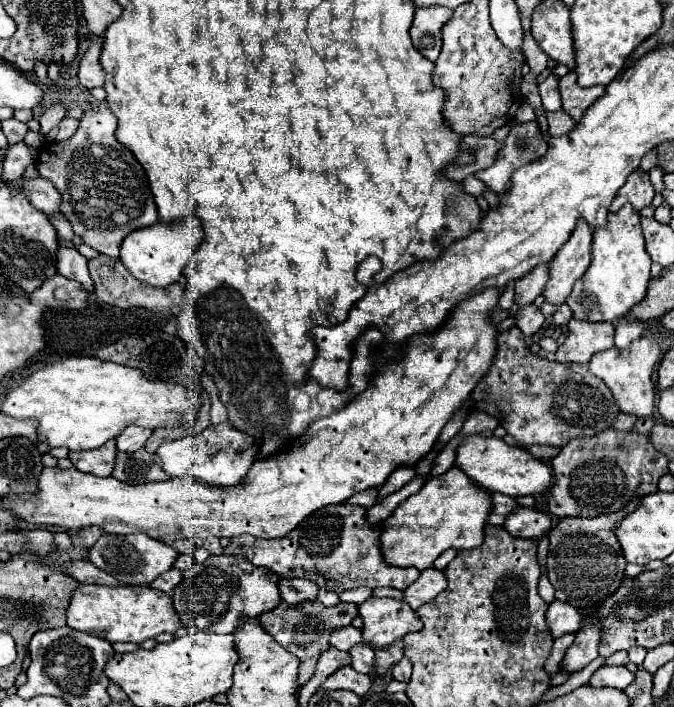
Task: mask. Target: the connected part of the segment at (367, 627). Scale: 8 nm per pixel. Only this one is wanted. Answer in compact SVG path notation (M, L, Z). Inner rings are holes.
M368 598L360 604L360 618L364 620L362 636L372 648L386 648L404 634L422 630L416 610L394 598Z

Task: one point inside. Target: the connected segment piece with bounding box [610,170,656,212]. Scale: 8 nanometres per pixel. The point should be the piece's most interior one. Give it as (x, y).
(638, 191)

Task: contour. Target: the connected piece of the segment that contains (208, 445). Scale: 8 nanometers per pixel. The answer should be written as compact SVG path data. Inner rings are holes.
M210 424L204 432L172 442L164 442L158 452L162 458L162 468L170 476L198 476L200 480L212 486L234 486L240 482L256 460L256 446L252 446L252 438L242 430L236 430L232 424Z

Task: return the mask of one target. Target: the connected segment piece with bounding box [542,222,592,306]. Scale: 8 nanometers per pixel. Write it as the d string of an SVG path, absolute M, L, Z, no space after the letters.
M580 222L570 240L562 246L562 250L548 264L550 282L544 286L544 300L558 306L562 304L570 292L574 282L586 272L592 258L592 230L588 224Z

